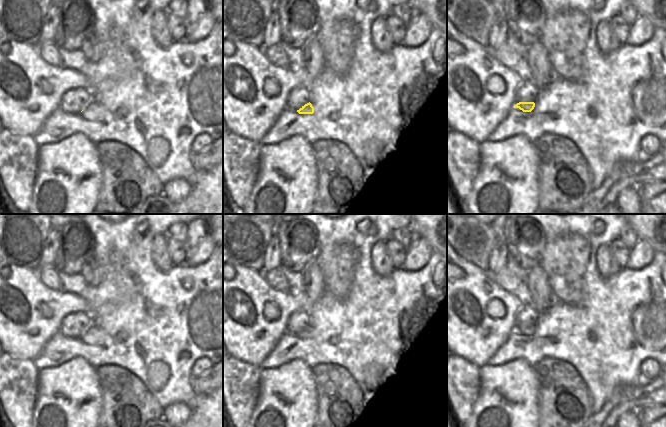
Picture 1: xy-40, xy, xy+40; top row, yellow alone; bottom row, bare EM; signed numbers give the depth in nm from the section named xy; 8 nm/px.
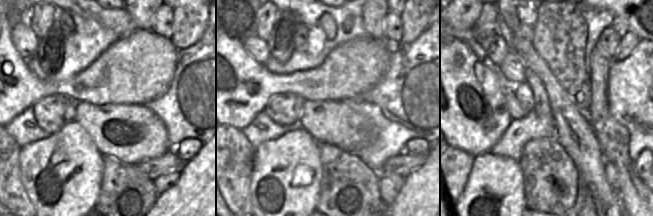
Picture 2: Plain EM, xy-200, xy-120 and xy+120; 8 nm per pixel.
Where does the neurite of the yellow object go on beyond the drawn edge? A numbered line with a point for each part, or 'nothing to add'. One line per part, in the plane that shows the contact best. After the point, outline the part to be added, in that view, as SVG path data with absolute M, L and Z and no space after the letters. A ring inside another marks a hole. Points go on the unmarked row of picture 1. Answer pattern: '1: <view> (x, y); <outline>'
nothing to add

